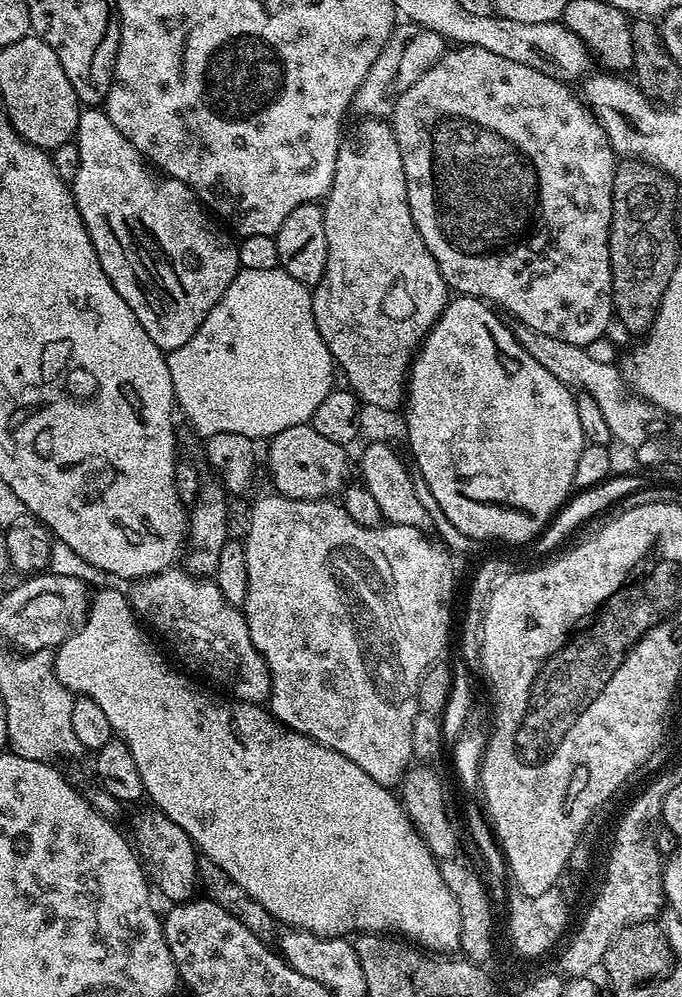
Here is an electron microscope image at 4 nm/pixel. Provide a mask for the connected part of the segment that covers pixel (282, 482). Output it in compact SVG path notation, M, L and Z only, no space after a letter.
M311 423L290 426L271 437L268 448L268 468L277 493L295 500L326 500L343 493L348 480L349 449L318 434Z

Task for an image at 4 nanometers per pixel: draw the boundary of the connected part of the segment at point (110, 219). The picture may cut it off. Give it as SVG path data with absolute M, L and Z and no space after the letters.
M96 106L85 107L78 118L74 143L80 151L80 165L74 181L76 205L82 222L90 234L90 242L94 242L94 250L98 254L98 262L102 262L102 270L106 274L106 278L110 278L114 290L118 290L118 294L126 302L126 306L130 306L130 310L134 310L134 318L144 327L146 334L150 334L150 338L154 338L154 342L161 350L171 350L190 342L190 338L196 333L198 326L202 326L206 314L210 314L210 310L214 310L218 298L222 298L222 294L226 294L226 286L230 286L230 282L234 282L237 272L241 269L237 241L231 240L233 237L209 215L204 205L196 199L194 193L185 184L149 167L142 153L116 129L114 122L110 122L107 111Z

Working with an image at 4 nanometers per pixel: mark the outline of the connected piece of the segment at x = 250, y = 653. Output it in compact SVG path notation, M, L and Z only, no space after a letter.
M173 566L154 575L137 577L127 587L126 595L132 611L162 636L186 665L182 666L187 673L227 686L227 693L244 703L262 704L271 697L269 668L250 638L243 611L229 603L213 581L199 580L185 569Z

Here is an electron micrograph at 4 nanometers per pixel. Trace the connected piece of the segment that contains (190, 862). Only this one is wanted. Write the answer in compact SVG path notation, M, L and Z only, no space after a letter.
M151 811L142 813L136 820L134 847L141 861L150 869L155 887L156 884L160 887L161 894L168 899L168 902L183 902L193 899L198 892L196 878L198 849L186 834L186 830L182 830L182 826L178 826L178 822L171 820L165 812Z

